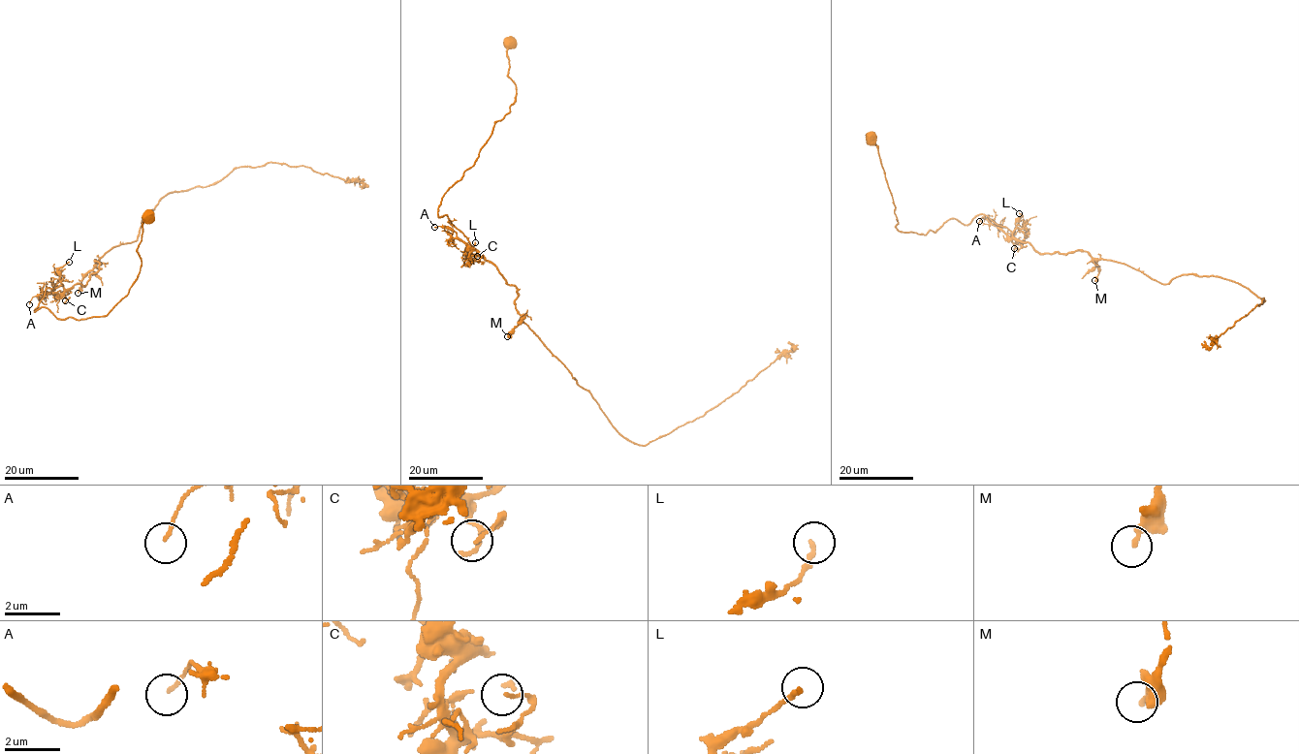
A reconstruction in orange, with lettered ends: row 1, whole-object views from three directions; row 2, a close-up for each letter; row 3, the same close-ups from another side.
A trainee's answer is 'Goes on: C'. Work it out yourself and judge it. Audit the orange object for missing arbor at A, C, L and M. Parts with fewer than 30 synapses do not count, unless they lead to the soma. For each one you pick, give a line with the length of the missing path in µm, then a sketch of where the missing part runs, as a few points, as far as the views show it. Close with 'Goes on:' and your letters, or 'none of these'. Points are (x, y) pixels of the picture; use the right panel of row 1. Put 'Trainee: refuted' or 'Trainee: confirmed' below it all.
Goes on: none of these
Trainee: refuted

